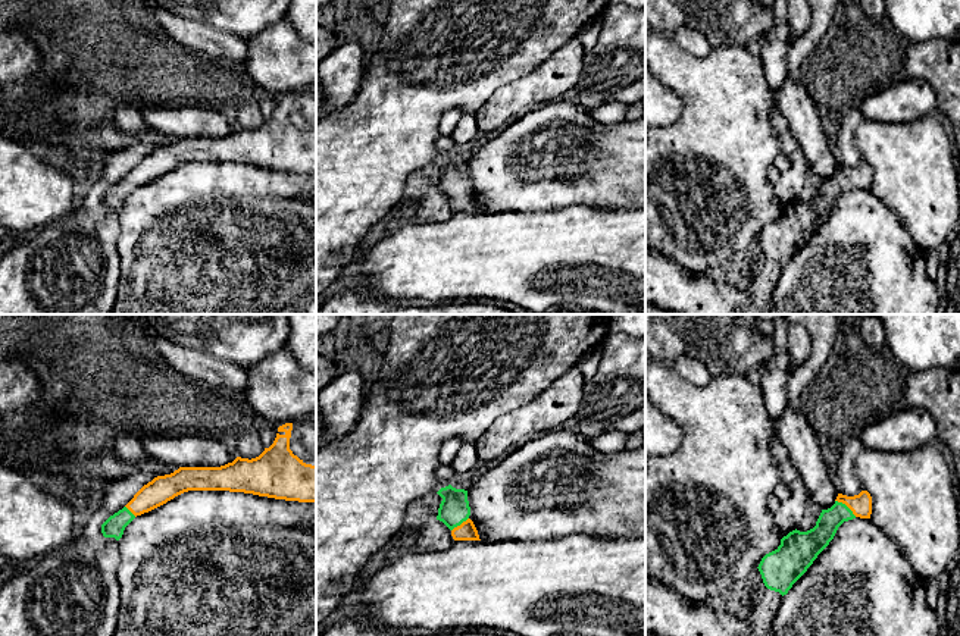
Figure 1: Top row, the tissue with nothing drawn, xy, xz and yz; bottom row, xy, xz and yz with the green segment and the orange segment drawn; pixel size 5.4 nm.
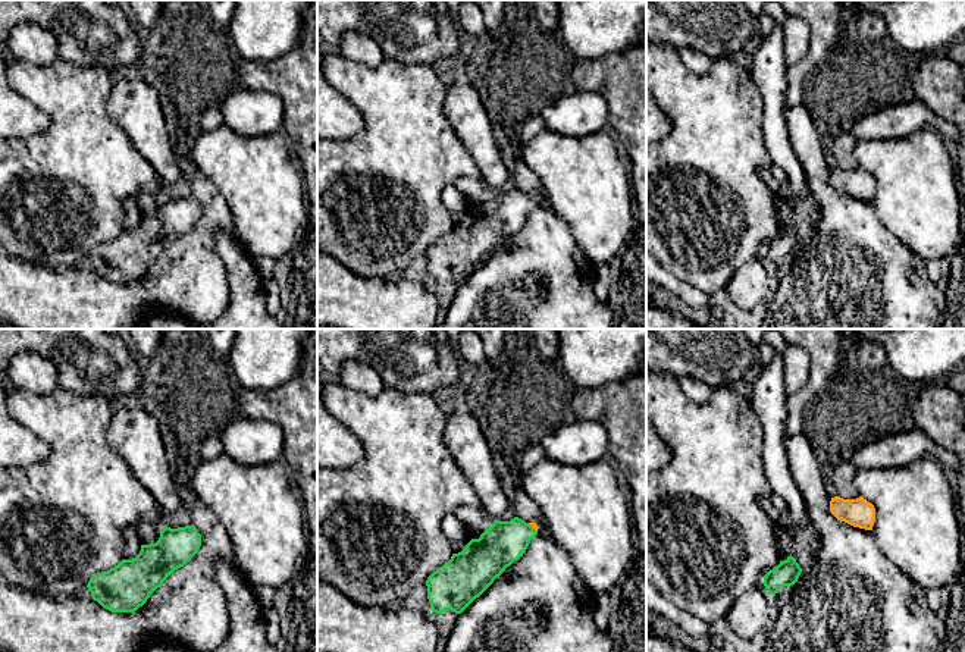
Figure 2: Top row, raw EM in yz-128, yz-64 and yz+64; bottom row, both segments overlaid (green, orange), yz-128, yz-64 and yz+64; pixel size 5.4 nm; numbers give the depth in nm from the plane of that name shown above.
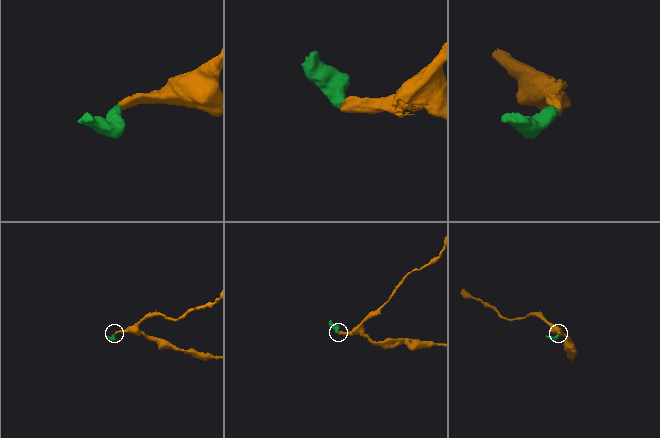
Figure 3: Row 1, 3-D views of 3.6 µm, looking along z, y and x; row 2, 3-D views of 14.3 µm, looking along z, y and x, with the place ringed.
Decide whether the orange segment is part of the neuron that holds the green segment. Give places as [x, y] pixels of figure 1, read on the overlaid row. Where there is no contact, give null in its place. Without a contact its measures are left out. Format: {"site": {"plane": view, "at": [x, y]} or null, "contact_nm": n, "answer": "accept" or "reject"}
{"site": {"plane": "yz", "at": [846, 506]}, "contact_nm": 150, "answer": "accept"}

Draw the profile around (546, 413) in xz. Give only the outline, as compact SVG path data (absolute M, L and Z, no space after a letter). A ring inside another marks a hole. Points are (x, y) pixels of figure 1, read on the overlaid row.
M578 366L572 367L529 404L495 419L475 442L479 461L504 457L532 439L559 430L565 422L575 417L584 385L585 379Z

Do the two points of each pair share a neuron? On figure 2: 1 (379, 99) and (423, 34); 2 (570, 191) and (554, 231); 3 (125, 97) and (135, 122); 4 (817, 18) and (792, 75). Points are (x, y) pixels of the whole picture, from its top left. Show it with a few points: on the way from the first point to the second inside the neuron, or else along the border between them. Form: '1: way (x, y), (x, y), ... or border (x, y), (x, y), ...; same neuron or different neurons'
1: border (385, 58), (404, 63), (428, 65); different neurons
2: border (550, 207), (566, 223), (577, 247); different neurons
3: way (131, 103), (135, 107), (135, 116); same neuron
4: way (817, 33), (817, 50), (807, 62); same neuron

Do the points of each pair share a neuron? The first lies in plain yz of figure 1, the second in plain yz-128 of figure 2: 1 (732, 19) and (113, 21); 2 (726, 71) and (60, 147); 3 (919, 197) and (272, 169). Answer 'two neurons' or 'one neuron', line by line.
1: one neuron
2: one neuron
3: one neuron

